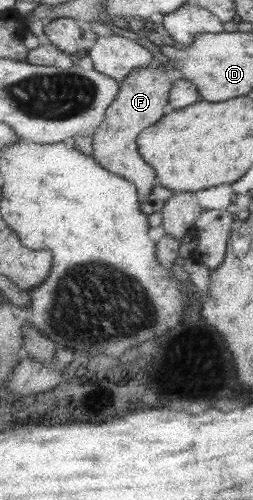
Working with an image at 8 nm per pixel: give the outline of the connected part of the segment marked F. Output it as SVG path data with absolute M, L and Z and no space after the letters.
M160 63L138 67L120 82L118 98L111 104L102 127L94 138L94 155L107 171L115 172L125 179L131 180L138 187L140 201L146 200L158 183L155 168L151 167L141 155L138 146L138 135L143 130L159 123L169 112L170 95L174 80L169 77L167 69Z

